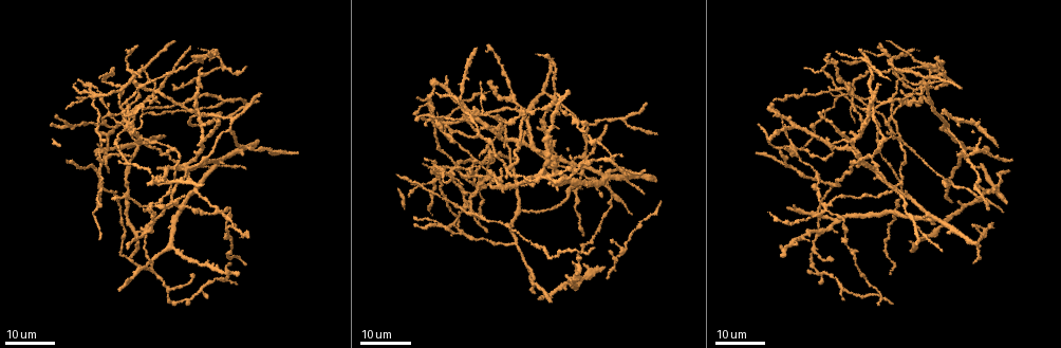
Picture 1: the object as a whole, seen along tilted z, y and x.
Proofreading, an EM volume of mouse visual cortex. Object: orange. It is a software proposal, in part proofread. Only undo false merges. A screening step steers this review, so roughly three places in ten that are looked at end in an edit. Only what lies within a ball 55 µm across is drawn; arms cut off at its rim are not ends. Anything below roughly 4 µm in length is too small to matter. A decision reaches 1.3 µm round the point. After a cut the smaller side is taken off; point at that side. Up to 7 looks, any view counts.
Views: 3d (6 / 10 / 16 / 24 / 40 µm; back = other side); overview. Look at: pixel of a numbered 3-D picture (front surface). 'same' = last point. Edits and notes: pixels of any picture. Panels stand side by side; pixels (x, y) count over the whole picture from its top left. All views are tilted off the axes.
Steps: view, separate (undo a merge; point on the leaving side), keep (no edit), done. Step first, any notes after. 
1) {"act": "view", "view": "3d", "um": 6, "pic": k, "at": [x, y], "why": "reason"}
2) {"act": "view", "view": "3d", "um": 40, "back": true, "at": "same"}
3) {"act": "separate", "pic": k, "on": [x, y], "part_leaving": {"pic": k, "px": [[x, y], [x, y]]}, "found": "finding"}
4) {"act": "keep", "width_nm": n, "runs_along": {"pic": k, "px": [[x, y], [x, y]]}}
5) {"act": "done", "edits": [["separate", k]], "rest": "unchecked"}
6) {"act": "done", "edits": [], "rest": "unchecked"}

{"act": "view", "view": "3d", "um": 24, "pic": 1, "at": [516, 206]}

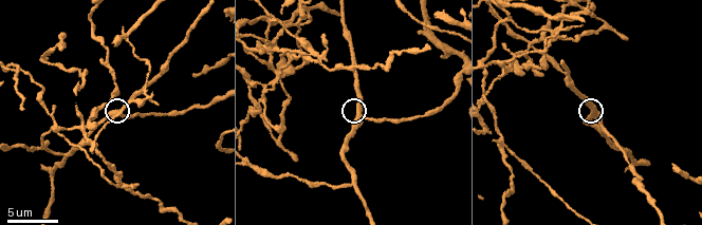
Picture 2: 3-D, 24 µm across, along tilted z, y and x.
{"act": "view", "view": "3d", "um": 6, "pic": 2, "at": [357, 109]}

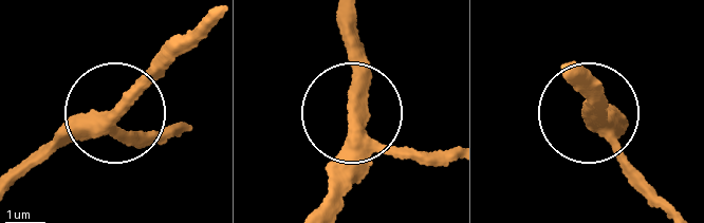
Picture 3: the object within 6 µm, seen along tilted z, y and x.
{"act": "keep", "side_arm_um": 23, "runs_along": {"pic": 3, "px": [[452, 156], [369, 132], [349, 106], [358, 42]]}, "found": "one neuron here"}

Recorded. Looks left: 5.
{"act": "view", "view": "3d", "um": 16, "pic": 2, "at": [516, 52], "why": "four arms meet"}

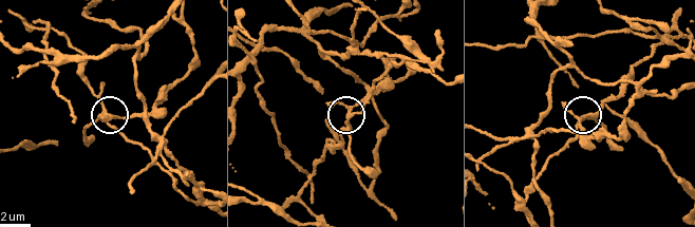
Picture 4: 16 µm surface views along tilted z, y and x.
{"act": "separate", "pic": 4, "on": [115, 126], "side_arm_um": 22, "arms": 4, "found": "two neurons meet here"}

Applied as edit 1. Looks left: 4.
{"act": "view", "view": "3d", "um": 6, "pic": 2, "at": [510, 18], "why": "three arms meet"}

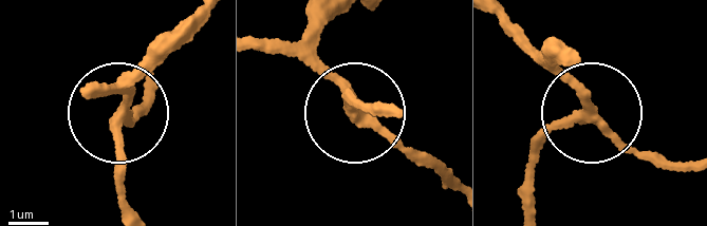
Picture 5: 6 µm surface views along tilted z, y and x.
{"act": "view", "view": "3d", "um": 6, "back": true, "pic": 5, "at": [123, 115]}

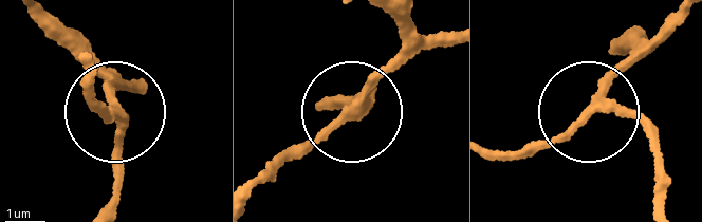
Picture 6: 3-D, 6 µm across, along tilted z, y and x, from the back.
{"act": "keep", "found": "all the same neuron"}

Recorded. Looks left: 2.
{"act": "done", "edits": [["separate", 4]], "rest": "unchecked"}

